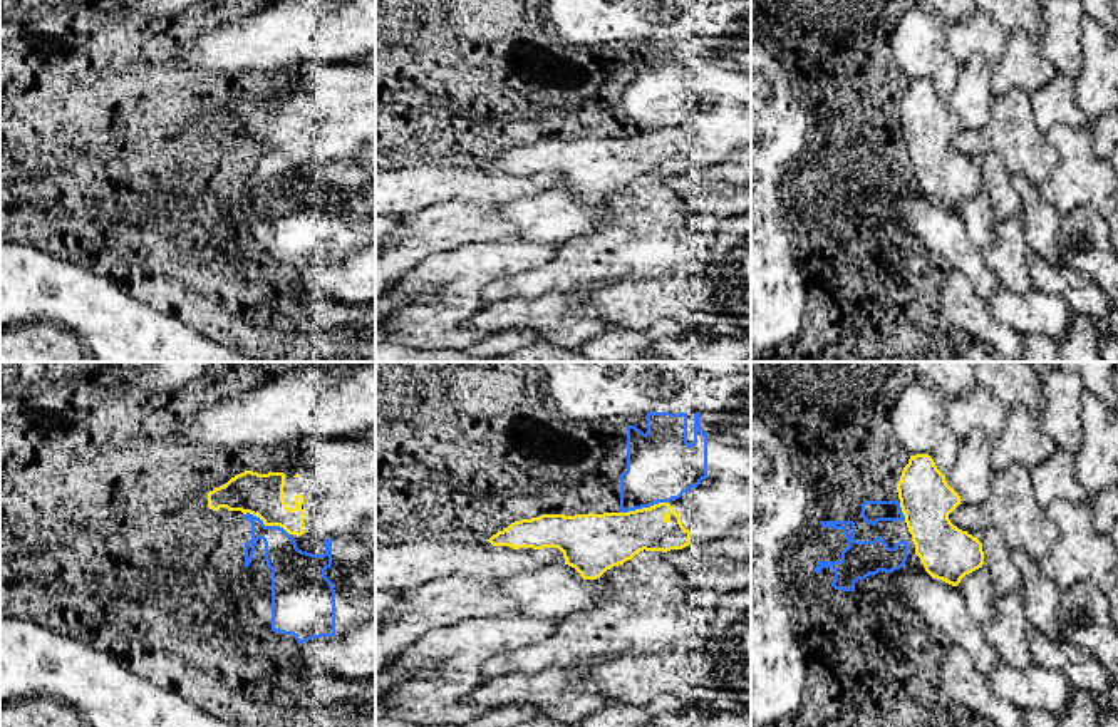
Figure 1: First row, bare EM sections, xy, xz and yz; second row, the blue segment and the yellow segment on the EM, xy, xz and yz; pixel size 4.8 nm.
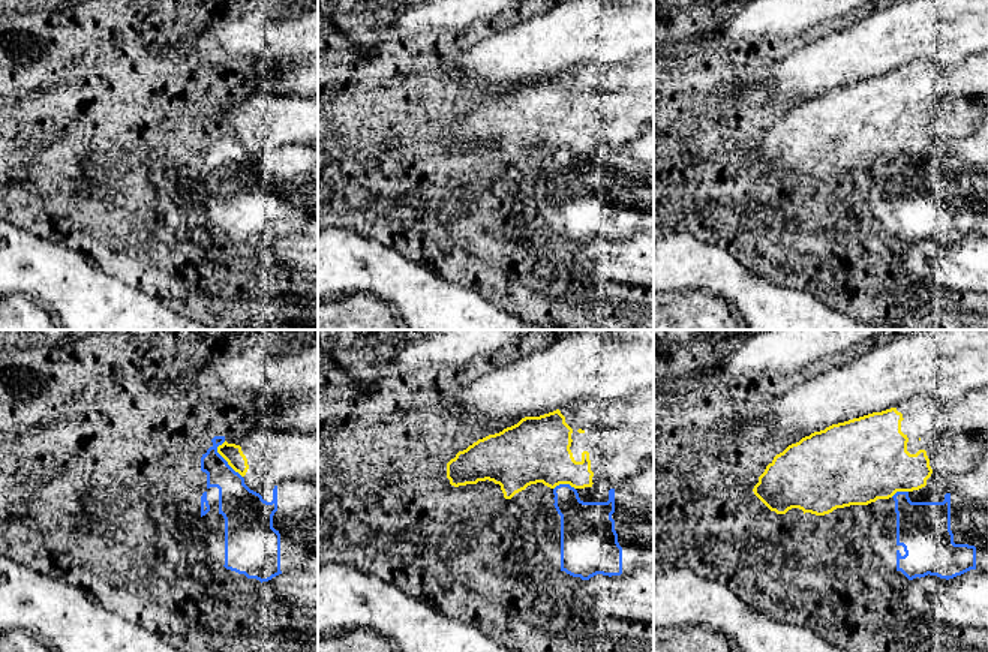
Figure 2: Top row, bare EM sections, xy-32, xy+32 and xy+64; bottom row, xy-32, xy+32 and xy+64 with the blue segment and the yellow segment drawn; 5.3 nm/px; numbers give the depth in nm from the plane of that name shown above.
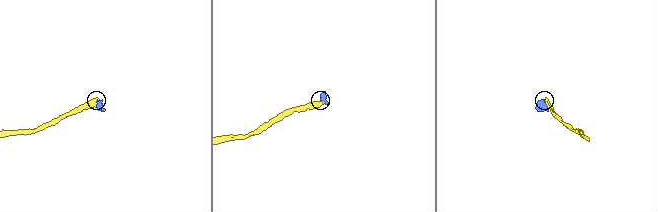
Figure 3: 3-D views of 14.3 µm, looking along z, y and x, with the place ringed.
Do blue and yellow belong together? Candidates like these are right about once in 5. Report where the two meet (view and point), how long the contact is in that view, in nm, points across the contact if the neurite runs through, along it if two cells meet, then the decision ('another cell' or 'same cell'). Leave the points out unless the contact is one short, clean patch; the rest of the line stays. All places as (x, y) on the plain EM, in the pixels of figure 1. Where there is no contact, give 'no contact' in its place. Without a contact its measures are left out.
meets blue in xy at (267, 151); contact 240 nm long; another cell

